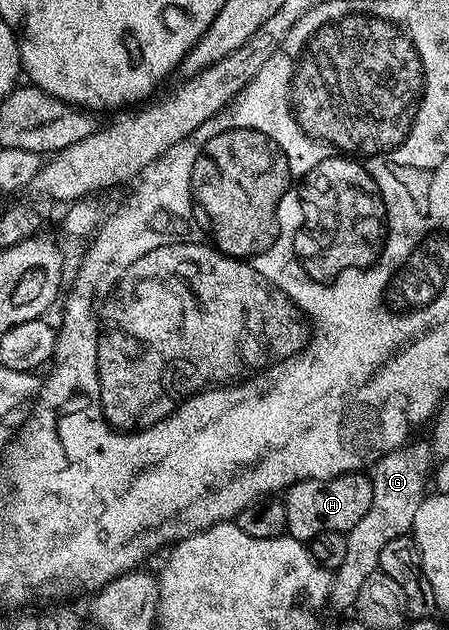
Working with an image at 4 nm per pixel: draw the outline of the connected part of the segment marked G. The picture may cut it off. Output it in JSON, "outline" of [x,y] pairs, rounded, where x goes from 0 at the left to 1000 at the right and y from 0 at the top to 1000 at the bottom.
{"outline":[[[913,703],[886,716],[862,719],[826,744],[831,765],[826,810],[817,810],[817,816],[808,816],[808,822],[800,822],[800,829],[791,829],[791,835],[773,848],[773,879],[764,884],[764,898],[748,902],[737,914],[731,957],[735,967],[744,965],[751,971],[768,971],[777,965],[780,970],[795,957],[800,930],[808,930],[808,924],[817,924],[817,917],[826,917],[826,911],[842,906],[844,873],[853,873],[853,867],[862,867],[862,860],[871,860],[871,854],[909,851],[920,843],[924,810],[933,810],[940,794],[951,786],[947,768],[951,775],[951,763],[960,756],[960,735],[955,737],[955,730],[960,732],[960,711],[953,703],[918,705]]]}

